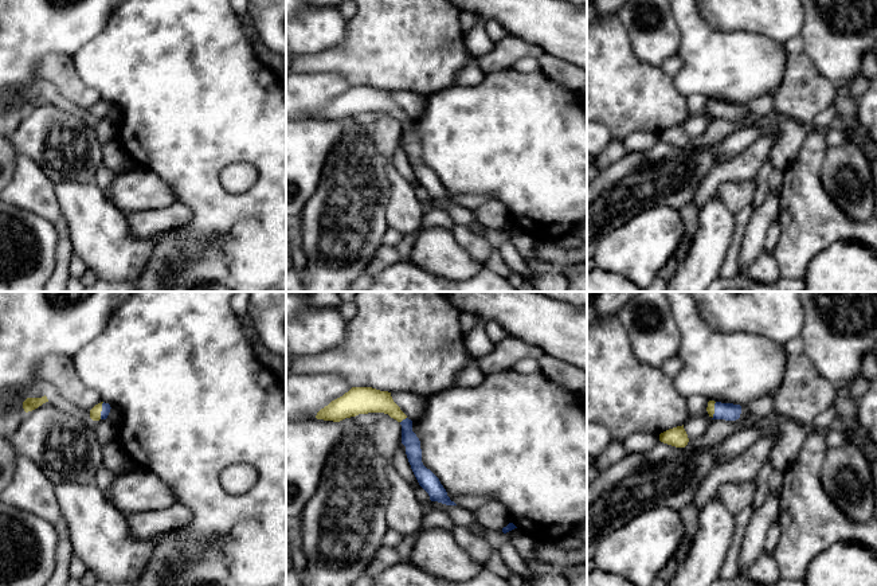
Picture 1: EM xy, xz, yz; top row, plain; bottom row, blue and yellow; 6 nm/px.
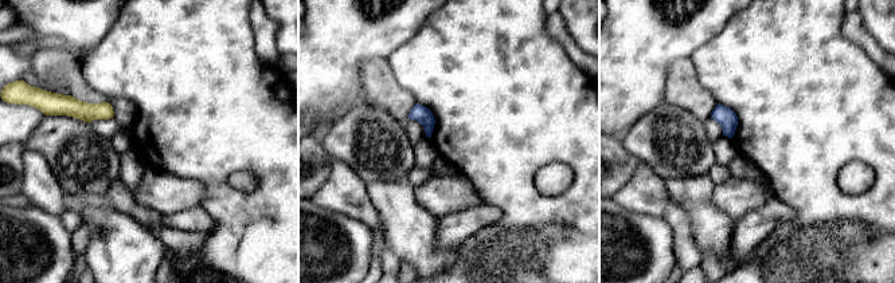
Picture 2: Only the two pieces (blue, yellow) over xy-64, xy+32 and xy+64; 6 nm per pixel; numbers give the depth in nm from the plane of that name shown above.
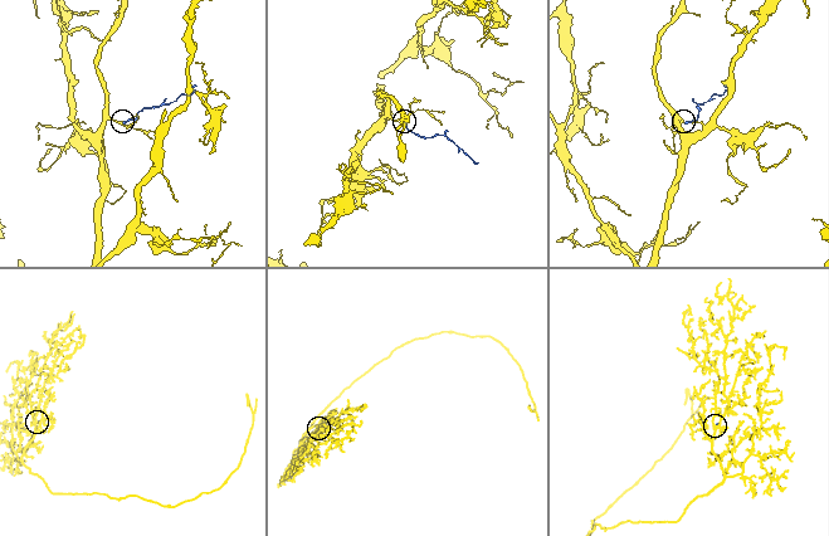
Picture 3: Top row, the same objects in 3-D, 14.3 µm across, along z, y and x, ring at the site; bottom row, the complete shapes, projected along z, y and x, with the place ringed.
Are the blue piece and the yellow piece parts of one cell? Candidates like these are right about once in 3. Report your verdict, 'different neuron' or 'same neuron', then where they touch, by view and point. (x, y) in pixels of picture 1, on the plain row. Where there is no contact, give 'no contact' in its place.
same neuron | xy (102, 109)

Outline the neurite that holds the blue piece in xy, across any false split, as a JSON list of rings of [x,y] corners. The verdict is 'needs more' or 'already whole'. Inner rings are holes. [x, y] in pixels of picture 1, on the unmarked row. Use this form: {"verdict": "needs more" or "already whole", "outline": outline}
{"verdict": "needs more", "outline": [[[101,101],[90,109],[90,117],[93,120],[106,118],[110,112],[110,103]]]}

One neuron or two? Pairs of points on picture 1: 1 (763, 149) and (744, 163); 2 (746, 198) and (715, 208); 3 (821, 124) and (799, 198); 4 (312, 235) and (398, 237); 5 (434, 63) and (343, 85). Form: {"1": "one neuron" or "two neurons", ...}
{"1": "one neuron", "2": "two neurons", "3": "two neurons", "4": "two neurons", "5": "two neurons"}

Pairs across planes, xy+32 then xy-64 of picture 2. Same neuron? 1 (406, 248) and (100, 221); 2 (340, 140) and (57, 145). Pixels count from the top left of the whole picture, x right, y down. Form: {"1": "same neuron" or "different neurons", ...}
{"1": "same neuron", "2": "same neuron"}

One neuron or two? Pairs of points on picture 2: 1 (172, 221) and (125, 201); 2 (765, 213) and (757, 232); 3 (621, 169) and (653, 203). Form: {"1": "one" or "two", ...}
{"1": "two", "2": "one", "3": "two"}

